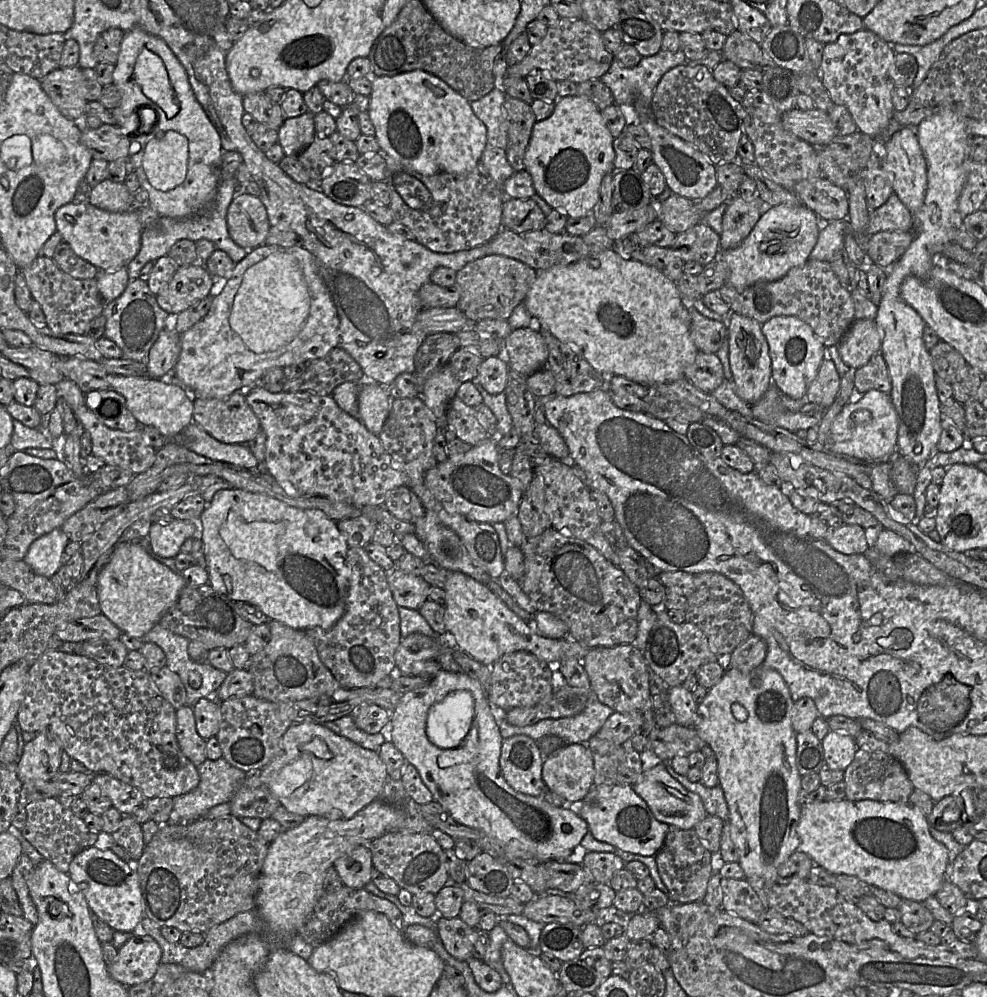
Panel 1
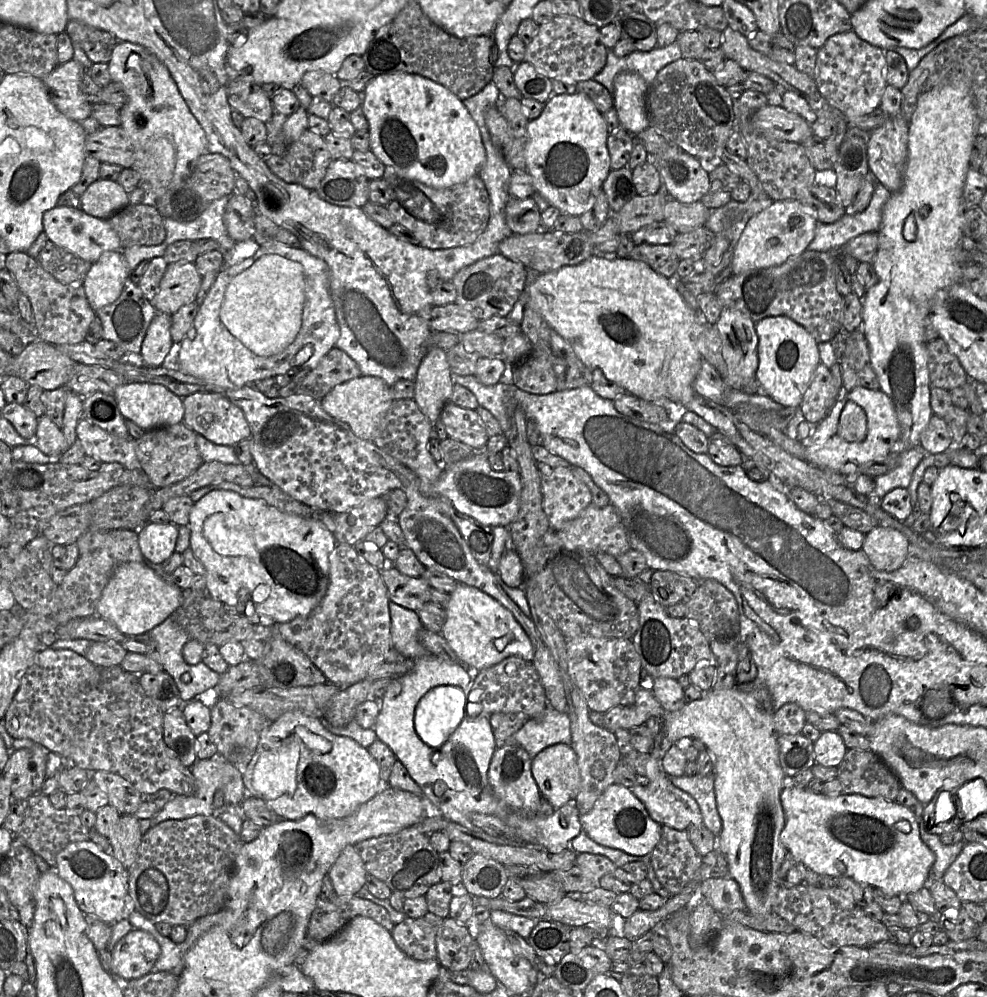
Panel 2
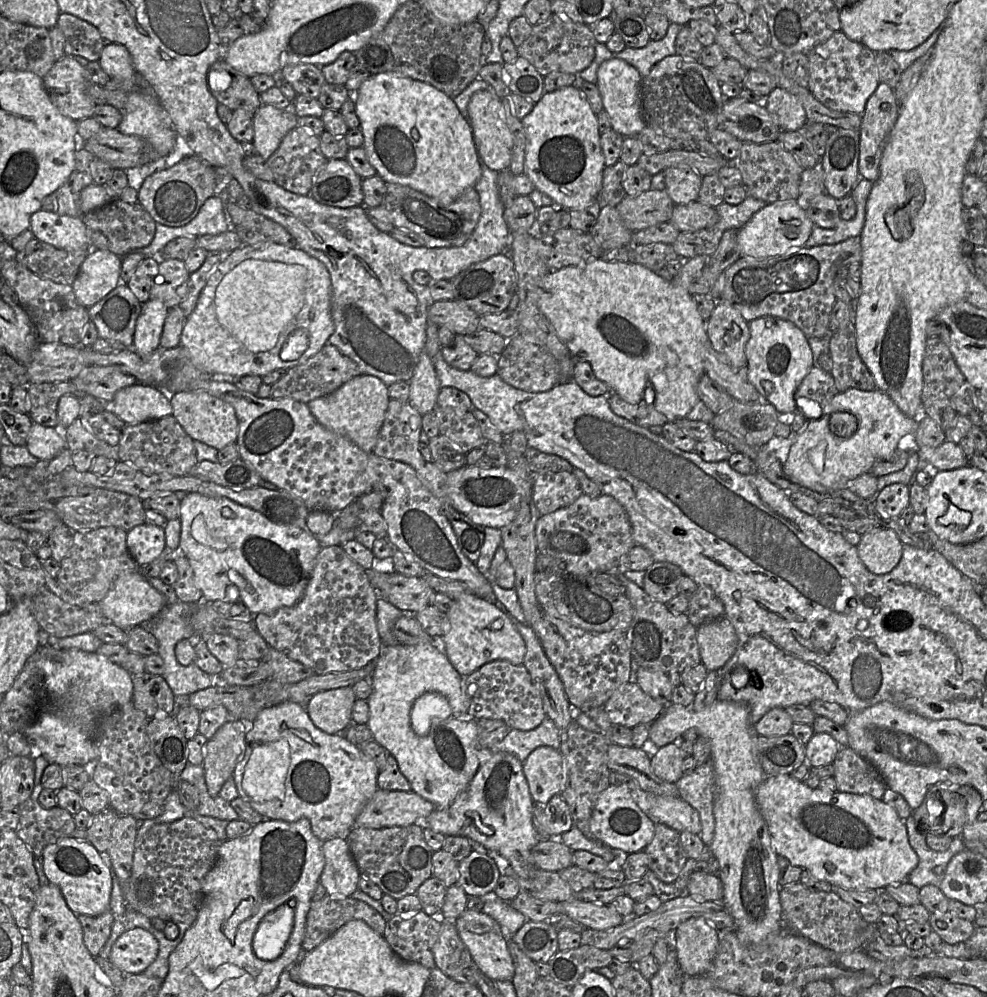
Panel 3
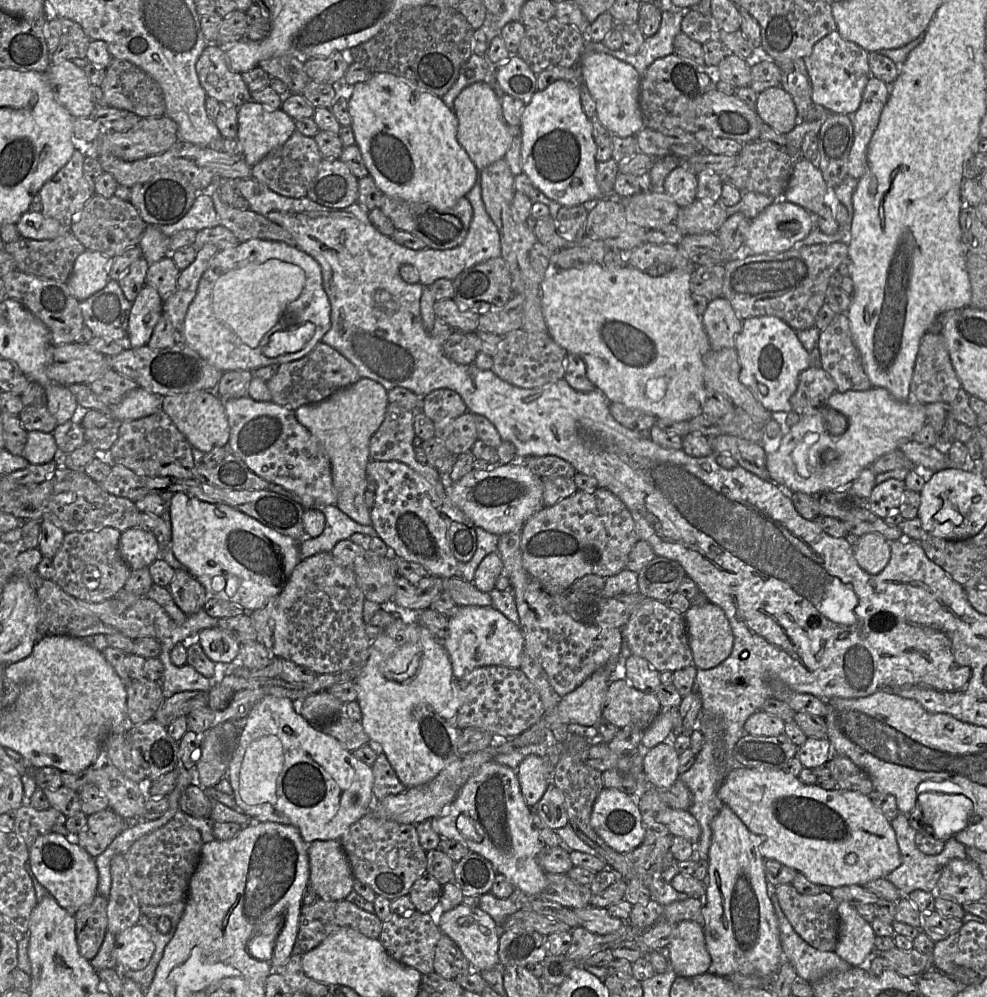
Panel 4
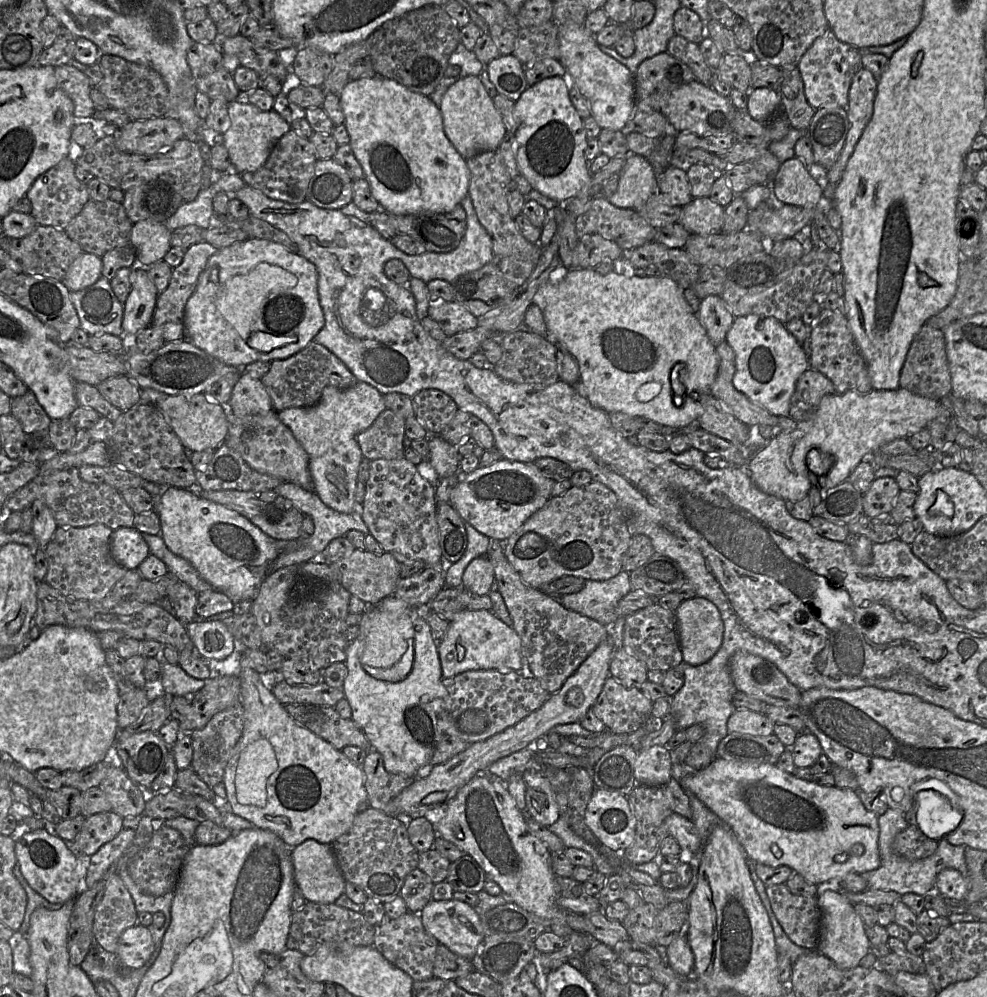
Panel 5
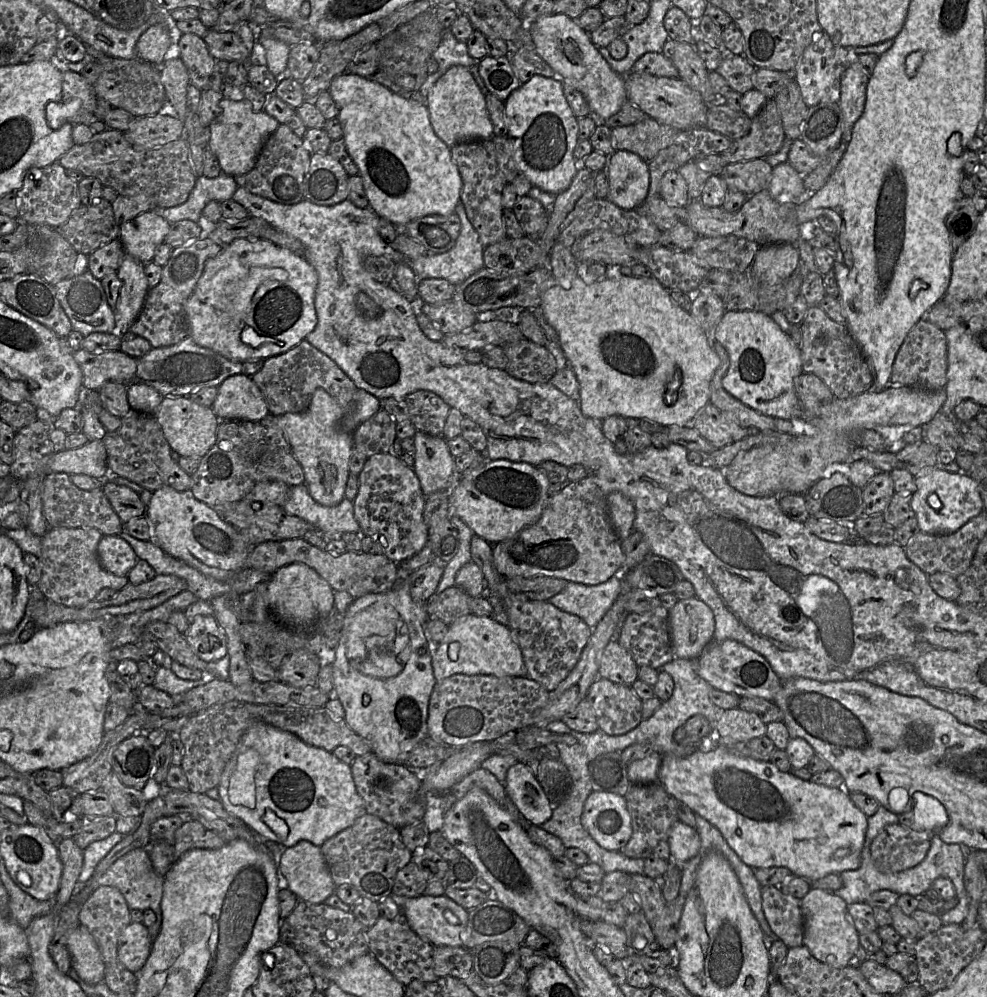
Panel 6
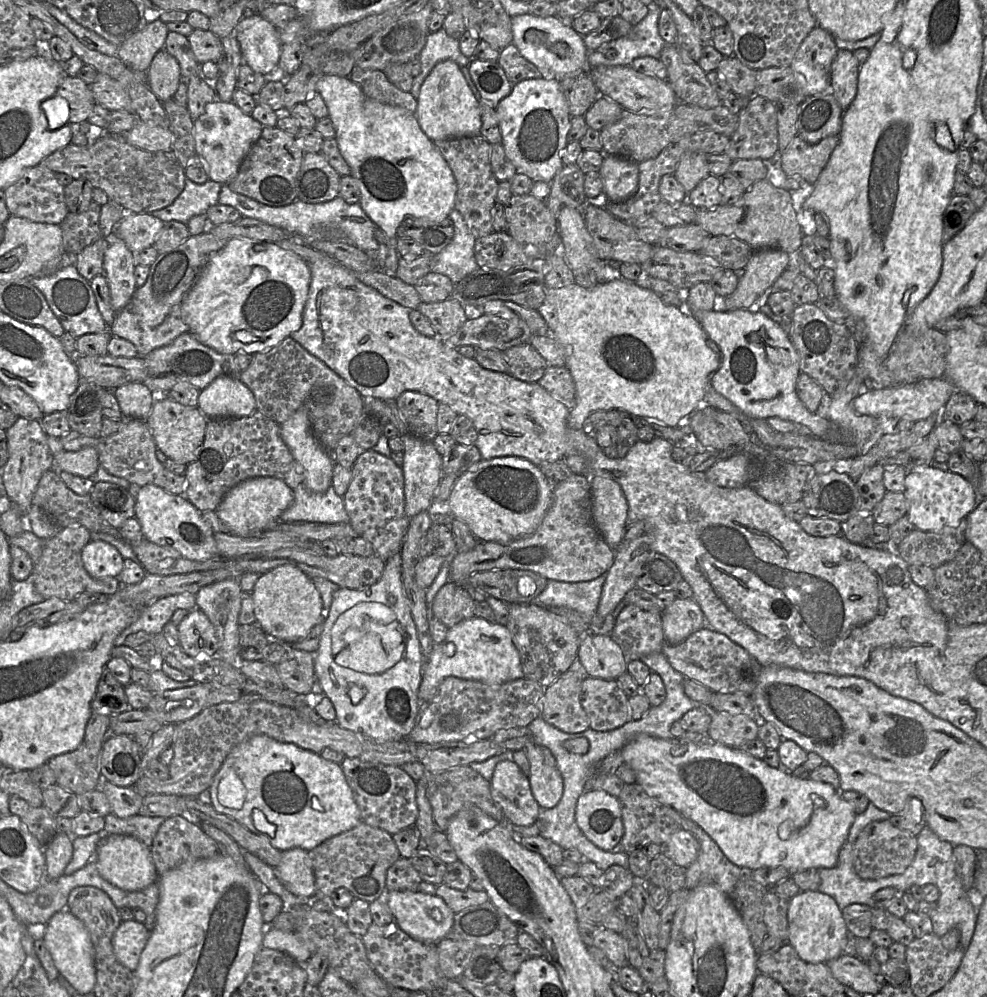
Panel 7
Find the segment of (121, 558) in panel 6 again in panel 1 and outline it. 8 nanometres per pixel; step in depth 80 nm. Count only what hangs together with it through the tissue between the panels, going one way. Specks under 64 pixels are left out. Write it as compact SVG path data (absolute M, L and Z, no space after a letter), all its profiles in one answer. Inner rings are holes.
M172 519L168 524L152 524L148 533L151 552L162 558L172 558L180 552L188 538L200 538L200 522Z

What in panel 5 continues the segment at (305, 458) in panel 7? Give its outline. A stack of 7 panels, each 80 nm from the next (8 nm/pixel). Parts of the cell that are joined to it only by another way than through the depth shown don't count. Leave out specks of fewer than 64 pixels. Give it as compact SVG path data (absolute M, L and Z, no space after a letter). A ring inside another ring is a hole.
M357 382L347 389L325 387L320 400L313 406L288 408L277 412L278 419L290 429L295 439L307 453L313 491L329 508L345 514L357 512L355 492L359 465L364 457L356 438L358 434L369 428L385 409L384 395L367 383Z

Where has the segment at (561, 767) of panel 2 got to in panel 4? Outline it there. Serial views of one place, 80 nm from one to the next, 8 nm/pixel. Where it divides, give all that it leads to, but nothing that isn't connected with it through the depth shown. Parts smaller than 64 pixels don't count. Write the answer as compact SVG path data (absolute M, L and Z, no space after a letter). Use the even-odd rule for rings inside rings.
M538 755L527 756L516 769L521 792L530 808L543 797L551 784L552 768Z

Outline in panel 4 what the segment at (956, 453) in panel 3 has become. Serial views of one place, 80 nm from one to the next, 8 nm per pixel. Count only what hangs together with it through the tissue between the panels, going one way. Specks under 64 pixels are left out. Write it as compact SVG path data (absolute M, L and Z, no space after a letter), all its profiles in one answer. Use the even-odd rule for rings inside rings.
M912 439L902 443L899 449L916 468L938 472L950 466L946 449L943 450L937 446L925 446Z

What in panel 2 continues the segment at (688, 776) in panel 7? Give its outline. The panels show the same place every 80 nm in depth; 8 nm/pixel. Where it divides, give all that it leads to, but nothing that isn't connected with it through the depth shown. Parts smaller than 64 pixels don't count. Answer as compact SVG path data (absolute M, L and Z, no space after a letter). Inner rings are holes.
M792 781L784 787L780 799L786 817L781 842L788 853L807 868L833 878L848 877L902 898L927 887L935 854L921 839L921 820L909 808L896 801L860 794L842 793L837 797L829 797L823 793L810 792L807 787L798 786Z

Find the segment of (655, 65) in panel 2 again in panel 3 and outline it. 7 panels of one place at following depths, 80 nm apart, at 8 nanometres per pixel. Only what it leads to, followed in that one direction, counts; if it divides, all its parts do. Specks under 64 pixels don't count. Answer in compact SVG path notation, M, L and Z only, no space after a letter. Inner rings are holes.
M670 23L666 35L661 40L650 40L642 48L626 47L621 52L611 52L605 44L597 43L593 62L581 71L578 77L596 84L599 65L609 59L621 59L634 66L642 78L645 78L655 64L667 56L676 54L675 42L681 28L679 24Z

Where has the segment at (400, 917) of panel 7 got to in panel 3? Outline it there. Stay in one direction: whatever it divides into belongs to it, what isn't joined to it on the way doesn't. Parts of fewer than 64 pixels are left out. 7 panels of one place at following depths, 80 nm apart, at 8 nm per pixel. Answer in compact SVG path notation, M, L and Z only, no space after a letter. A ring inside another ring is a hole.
M467 908L454 921L454 925L459 937L468 948L474 964L483 975L492 981L512 981L515 968L508 948L508 938L505 931L493 918L482 911L478 912Z

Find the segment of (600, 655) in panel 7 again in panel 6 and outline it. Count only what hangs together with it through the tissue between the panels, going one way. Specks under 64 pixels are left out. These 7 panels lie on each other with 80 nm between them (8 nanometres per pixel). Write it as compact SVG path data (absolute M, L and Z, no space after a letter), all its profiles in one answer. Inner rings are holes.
M616 640L605 647L599 664L599 676L629 687L638 680L638 664Z

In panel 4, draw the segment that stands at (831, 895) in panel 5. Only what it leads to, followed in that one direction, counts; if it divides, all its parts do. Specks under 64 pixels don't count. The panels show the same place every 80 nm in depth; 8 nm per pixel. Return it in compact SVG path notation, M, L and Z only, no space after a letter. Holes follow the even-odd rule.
M839 902L838 940L834 952L853 967L862 967L875 949L876 936L871 923L865 921L856 909Z

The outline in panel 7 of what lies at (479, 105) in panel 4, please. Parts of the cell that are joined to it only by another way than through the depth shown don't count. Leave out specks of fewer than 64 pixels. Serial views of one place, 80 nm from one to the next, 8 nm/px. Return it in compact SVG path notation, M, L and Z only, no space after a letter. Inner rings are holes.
M438 62L421 85L416 99L415 116L422 131L432 141L480 134L482 122L479 103L456 62Z

